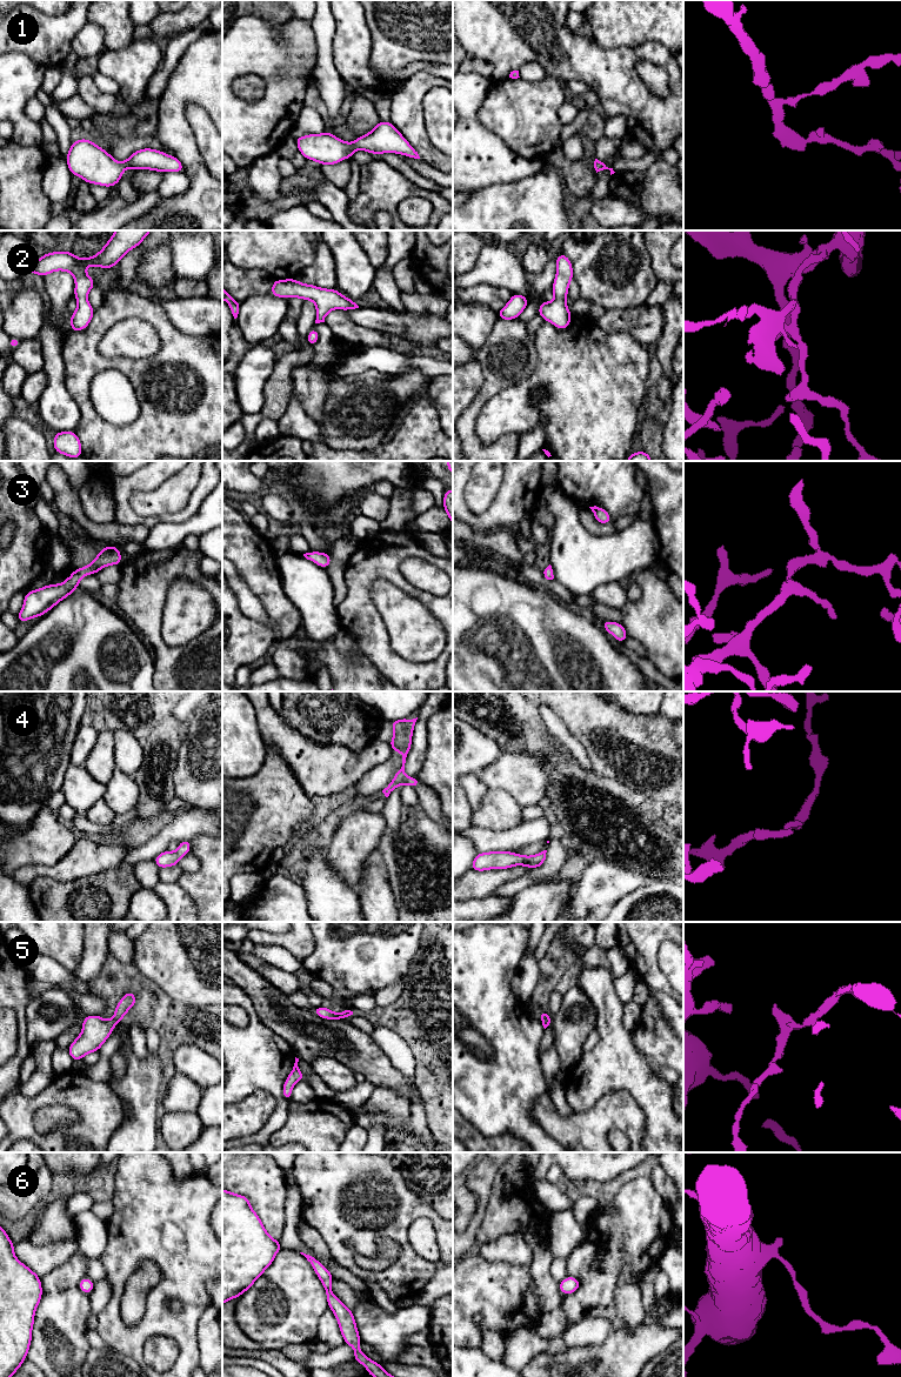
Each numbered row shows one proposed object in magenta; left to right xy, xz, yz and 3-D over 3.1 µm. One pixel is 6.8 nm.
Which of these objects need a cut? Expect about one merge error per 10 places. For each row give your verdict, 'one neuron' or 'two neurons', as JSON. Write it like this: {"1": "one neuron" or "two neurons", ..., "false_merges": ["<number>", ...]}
{"1": "one neuron", "2": "one neuron", "3": "one neuron", "4": "one neuron", "5": "one neuron", "6": "one neuron", "false_merges": []}

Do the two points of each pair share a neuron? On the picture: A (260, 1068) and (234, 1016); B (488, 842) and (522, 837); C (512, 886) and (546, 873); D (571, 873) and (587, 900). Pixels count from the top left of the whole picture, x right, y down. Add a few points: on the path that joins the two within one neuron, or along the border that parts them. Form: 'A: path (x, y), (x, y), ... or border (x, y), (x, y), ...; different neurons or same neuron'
A: border (234, 1004), (247, 1014), (248, 1023), (244, 1028); different neurons
B: path (496, 841), (514, 839); same neuron
C: path (520, 883), (538, 875); same neuron
D: border (591, 860), (576, 889); different neurons

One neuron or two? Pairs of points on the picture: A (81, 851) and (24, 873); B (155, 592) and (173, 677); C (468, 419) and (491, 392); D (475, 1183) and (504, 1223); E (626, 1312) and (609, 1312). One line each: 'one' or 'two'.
A: one
B: one
C: one
D: two
E: two

